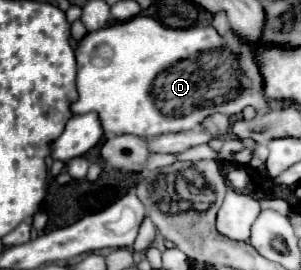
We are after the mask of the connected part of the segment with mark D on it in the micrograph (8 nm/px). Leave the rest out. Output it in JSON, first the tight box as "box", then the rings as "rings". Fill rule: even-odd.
{"box":[71,16,267,138],"rings":[[[135,16],[83,36],[75,56],[79,98],[71,102],[71,112],[97,112],[105,136],[127,132],[153,138],[201,126],[199,120],[217,108],[227,116],[239,116],[249,104],[257,112],[267,108],[253,48],[239,42],[233,32],[221,38],[213,26],[173,30],[149,16]],[[195,50],[205,52],[195,54]]]}

